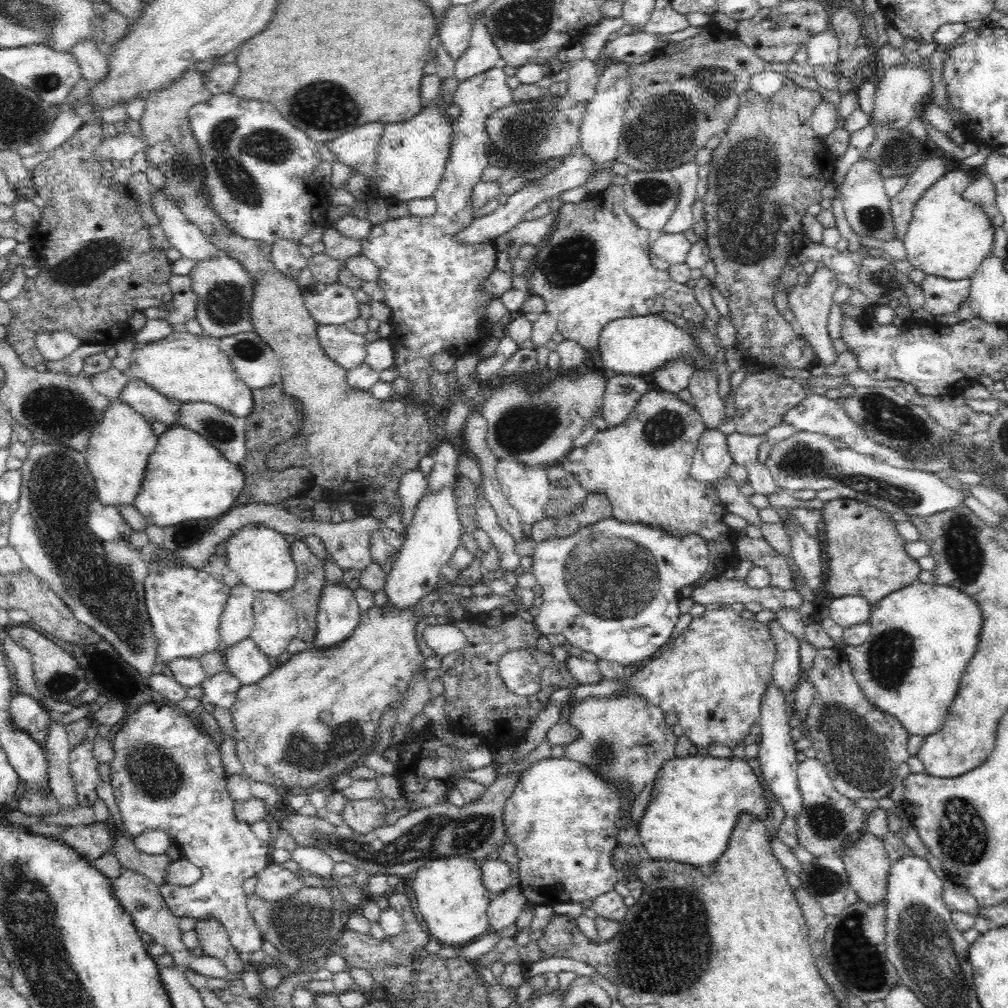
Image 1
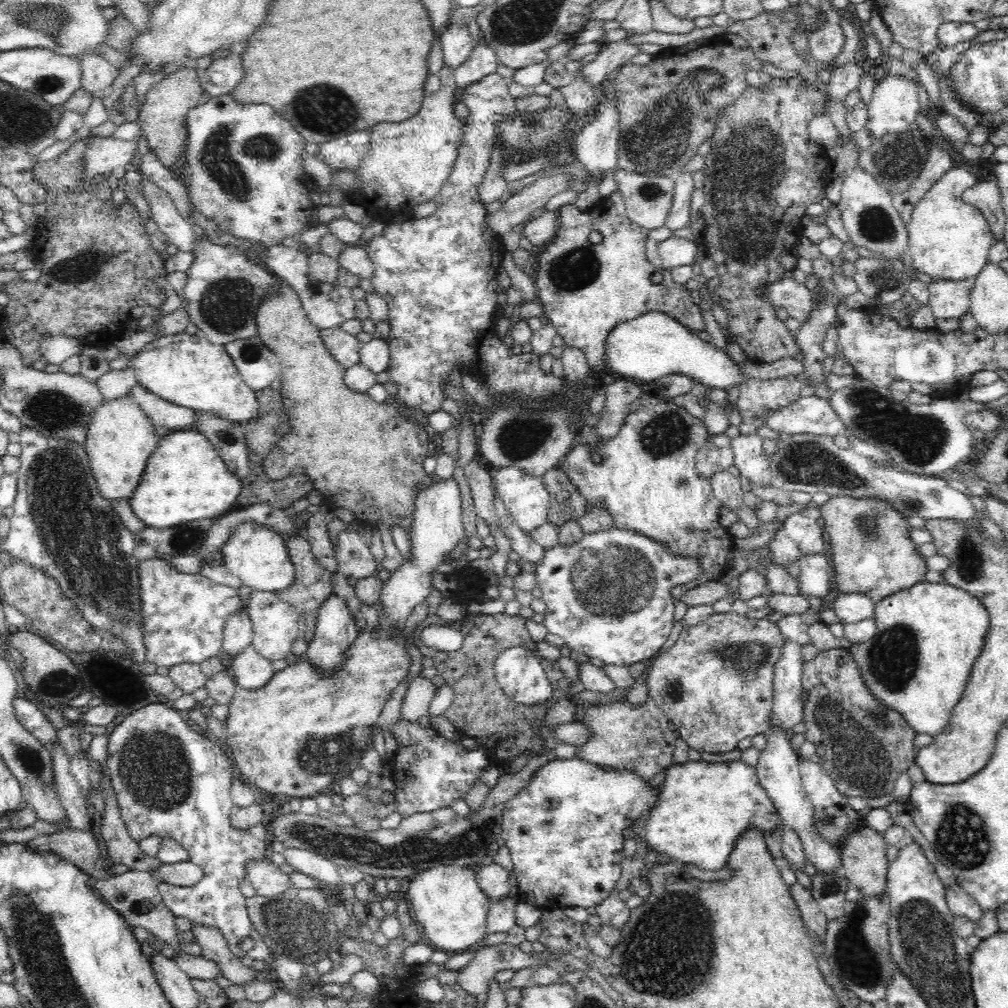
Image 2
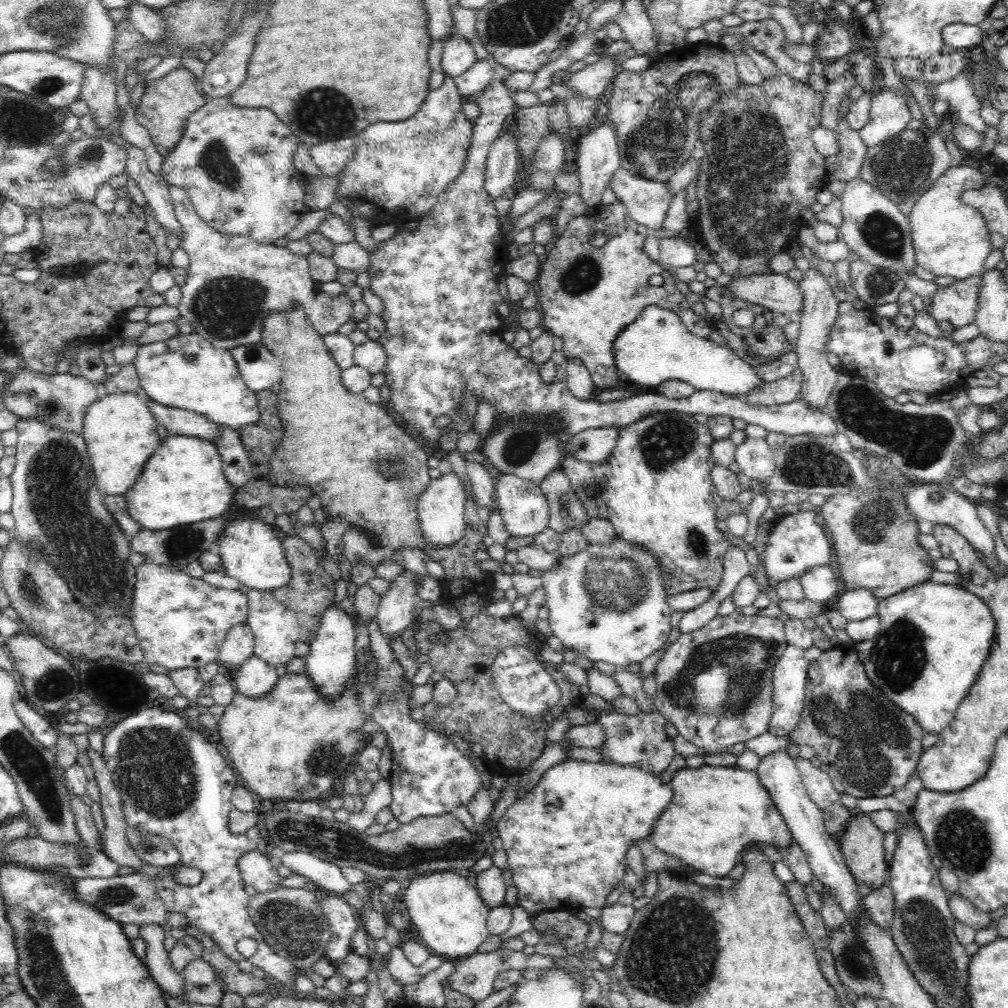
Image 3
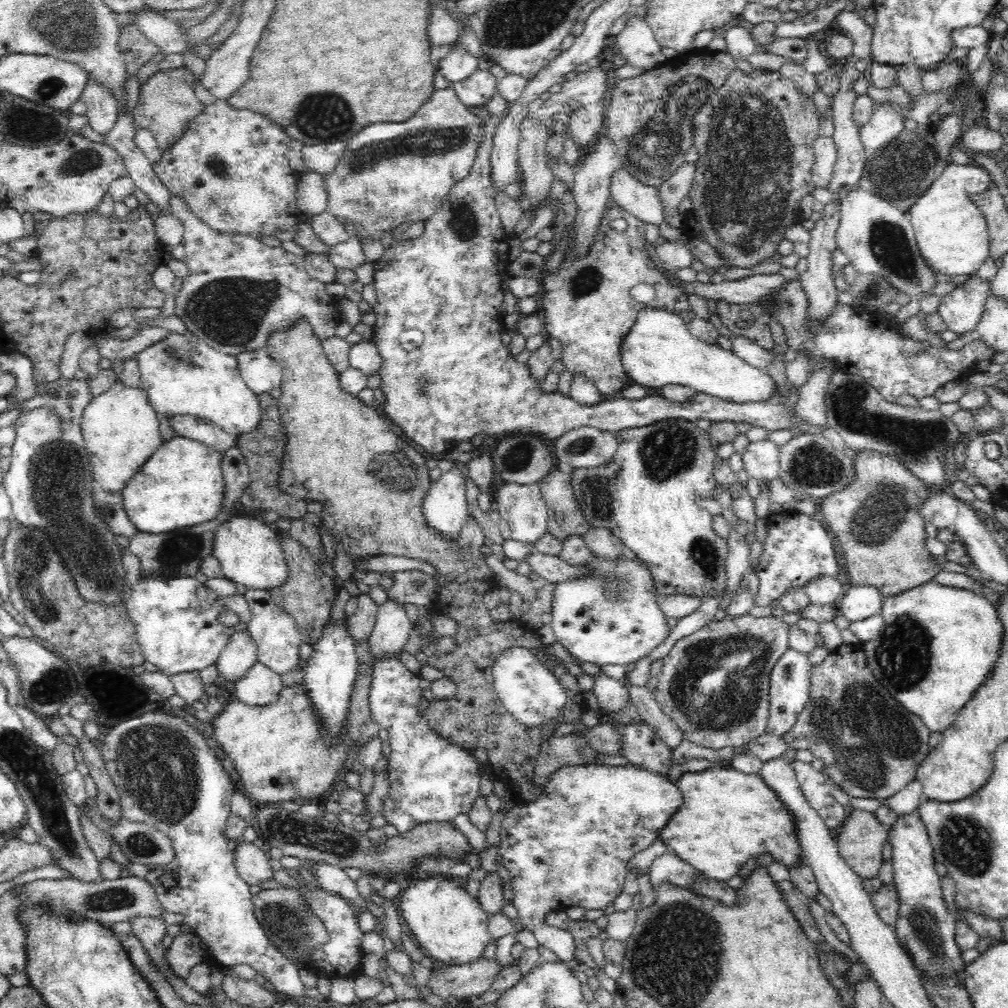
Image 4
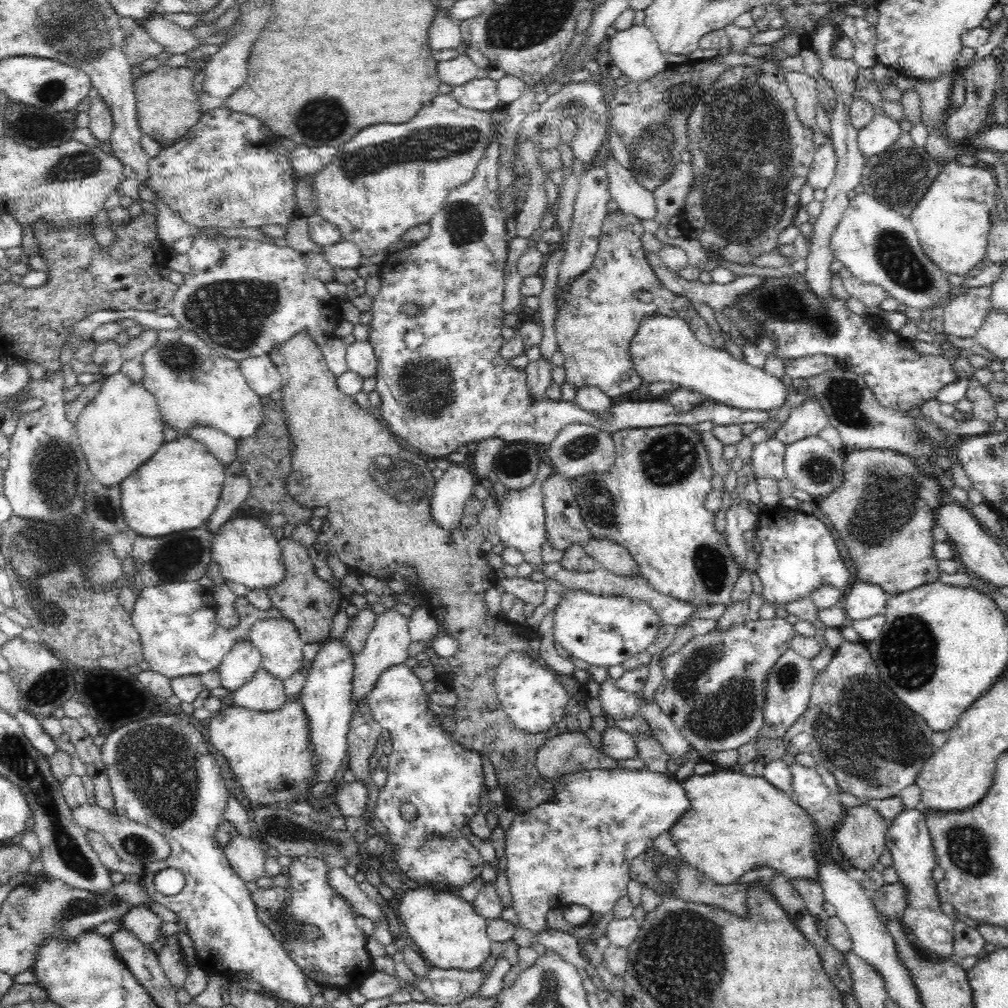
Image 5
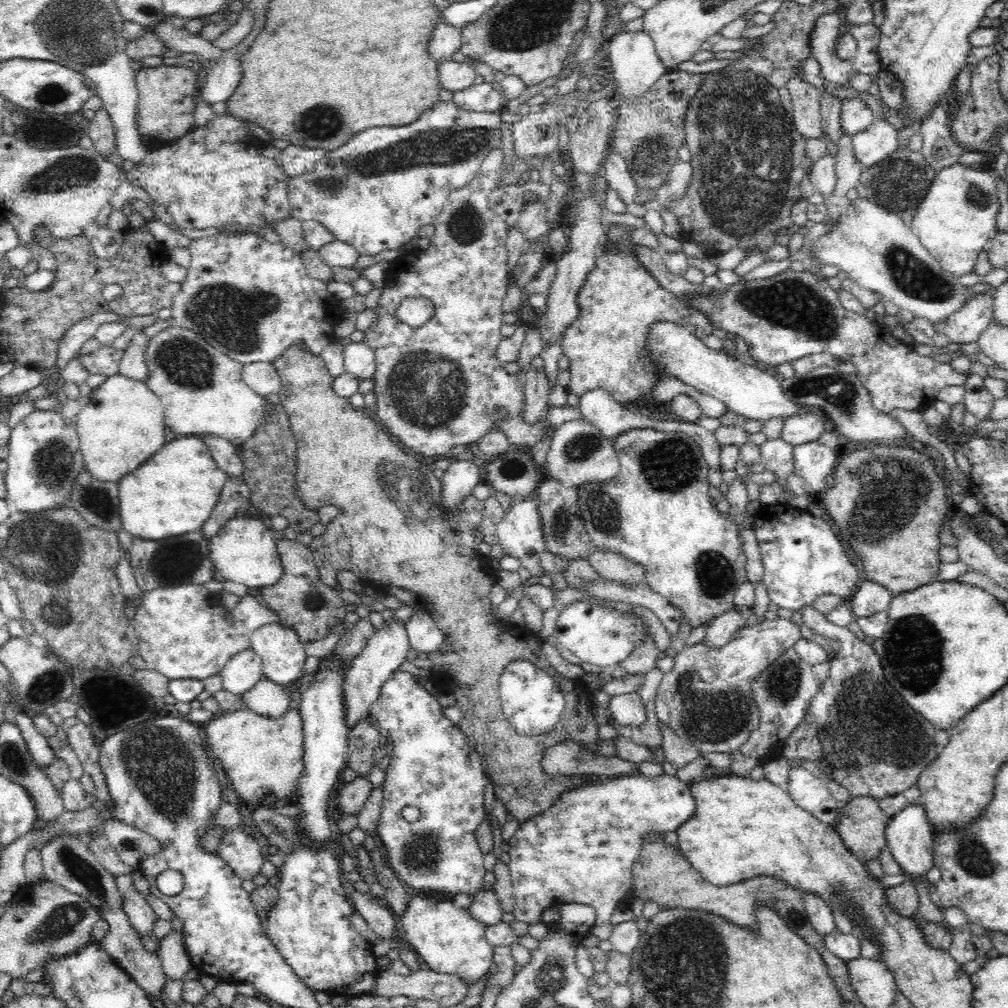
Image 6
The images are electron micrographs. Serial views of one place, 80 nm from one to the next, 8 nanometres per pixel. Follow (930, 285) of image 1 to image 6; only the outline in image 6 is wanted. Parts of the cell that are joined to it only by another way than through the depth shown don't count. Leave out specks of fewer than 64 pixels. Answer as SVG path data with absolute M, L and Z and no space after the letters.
M988 292L976 293L958 312L947 318L943 332L951 342L977 342L994 319L993 312L993 296Z

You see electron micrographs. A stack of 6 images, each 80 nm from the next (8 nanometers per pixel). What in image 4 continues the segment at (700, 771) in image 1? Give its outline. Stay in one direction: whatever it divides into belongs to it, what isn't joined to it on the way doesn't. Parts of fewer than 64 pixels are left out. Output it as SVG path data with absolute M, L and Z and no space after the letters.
M714 765L701 772L685 771L680 775L677 787L682 793L683 803L660 829L660 840L674 850L678 858L692 865L710 879L726 882L737 875L738 870L749 858L770 854L774 862L790 870L803 856L798 843L796 825L791 812L780 802L778 795L762 780L759 773L745 774L732 766Z

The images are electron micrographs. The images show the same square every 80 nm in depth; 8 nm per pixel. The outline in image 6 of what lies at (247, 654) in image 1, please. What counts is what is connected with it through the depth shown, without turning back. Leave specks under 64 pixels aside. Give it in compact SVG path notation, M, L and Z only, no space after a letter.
M262 675L253 687L241 695L246 709L268 718L284 716L290 710L291 700L284 685L276 684Z

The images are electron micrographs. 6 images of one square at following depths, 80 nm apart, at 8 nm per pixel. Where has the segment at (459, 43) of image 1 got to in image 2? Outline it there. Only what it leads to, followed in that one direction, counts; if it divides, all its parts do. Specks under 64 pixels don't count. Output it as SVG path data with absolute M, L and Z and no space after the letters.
M452 20L438 38L441 39L443 48L443 62L454 70L466 62L475 44L468 27Z

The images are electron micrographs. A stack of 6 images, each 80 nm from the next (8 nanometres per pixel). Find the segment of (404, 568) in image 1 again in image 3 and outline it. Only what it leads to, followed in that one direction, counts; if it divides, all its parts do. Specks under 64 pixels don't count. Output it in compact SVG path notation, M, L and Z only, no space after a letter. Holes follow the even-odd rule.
M457 474L441 475L432 479L427 489L420 495L417 511L419 529L430 546L450 546L464 536L467 524L464 522L464 484ZM402 570L381 597L377 622L388 642L393 638L402 638L404 630L413 621L413 613L419 602L417 583L414 580L416 575L410 570Z

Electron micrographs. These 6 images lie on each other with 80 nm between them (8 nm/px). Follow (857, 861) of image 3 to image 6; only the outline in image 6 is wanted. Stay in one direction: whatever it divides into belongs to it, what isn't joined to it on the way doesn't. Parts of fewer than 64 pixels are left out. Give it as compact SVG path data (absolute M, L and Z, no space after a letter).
M852 796L850 802L841 805L835 829L846 848L865 865L887 846L885 830L889 820L880 808L879 799Z

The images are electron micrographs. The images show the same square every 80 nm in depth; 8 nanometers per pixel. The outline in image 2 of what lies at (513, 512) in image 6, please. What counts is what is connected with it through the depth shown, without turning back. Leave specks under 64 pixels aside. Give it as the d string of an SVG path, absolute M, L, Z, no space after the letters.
M507 464L489 468L489 473L500 500L522 531L532 533L548 521L550 493L542 477L534 477Z

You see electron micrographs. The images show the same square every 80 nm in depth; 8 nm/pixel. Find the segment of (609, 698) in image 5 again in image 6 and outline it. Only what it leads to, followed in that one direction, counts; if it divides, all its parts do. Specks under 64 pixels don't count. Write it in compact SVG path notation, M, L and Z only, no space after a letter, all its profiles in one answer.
M637 692L610 696L608 702L610 720L615 725L642 726L646 720L646 710Z

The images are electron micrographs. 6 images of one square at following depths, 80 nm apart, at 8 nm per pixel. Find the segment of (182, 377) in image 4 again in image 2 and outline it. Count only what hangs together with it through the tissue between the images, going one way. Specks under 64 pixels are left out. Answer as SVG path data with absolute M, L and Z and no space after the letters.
M179 332L160 336L130 358L138 383L157 397L194 411L214 413L232 422L247 423L259 413L257 396L242 380L225 347L210 342L204 334Z

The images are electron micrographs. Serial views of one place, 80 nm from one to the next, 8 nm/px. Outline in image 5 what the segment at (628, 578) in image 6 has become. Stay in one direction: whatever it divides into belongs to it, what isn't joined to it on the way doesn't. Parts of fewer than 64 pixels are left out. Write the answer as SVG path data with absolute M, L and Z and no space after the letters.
M592 537L583 546L586 553L595 560L596 566L617 576L641 576L639 565L622 545L608 539Z

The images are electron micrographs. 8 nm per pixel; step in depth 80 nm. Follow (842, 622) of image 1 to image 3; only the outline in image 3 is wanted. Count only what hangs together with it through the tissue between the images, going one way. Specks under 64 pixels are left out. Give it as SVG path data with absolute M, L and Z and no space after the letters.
M867 589L848 590L838 595L836 609L847 621L862 621L877 614L880 601Z

